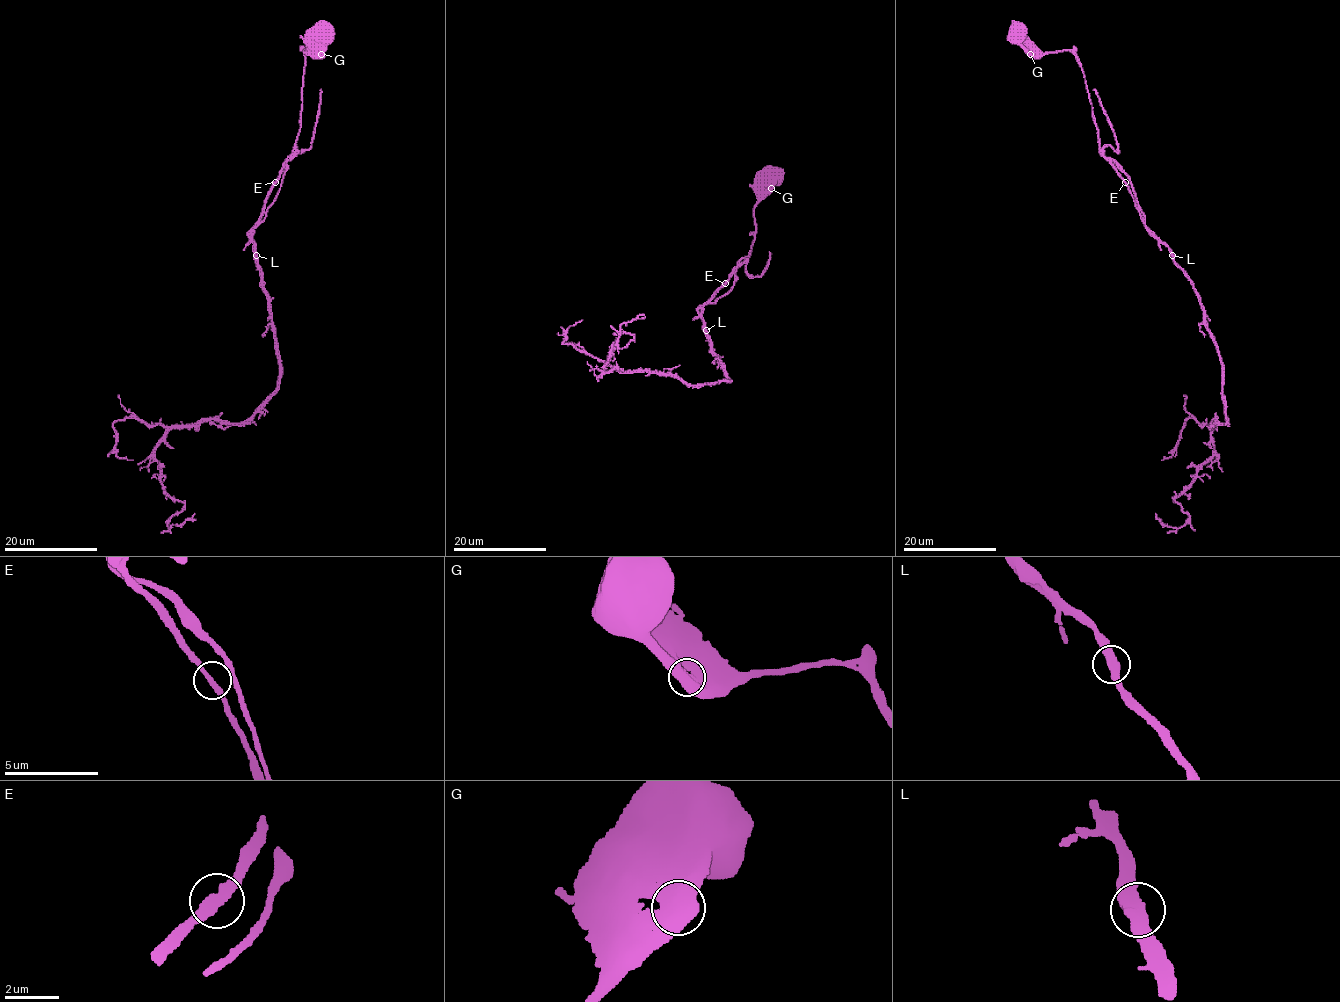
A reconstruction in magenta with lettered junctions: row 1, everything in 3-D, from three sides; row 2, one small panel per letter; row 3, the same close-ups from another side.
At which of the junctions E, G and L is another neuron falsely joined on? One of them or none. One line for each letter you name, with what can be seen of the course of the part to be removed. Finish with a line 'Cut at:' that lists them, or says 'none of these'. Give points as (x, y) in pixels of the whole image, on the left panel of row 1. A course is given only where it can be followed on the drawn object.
Cut at: none of these

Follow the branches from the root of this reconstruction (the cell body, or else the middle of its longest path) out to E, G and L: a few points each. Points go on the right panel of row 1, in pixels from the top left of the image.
E: (1016, 29), (1022, 33), (1021, 43), (1030, 53), (1070, 50), (1075, 56), (1092, 105), (1100, 152), (1125, 181)
G: (1016, 29), (1022, 33), (1021, 45), (1030, 54)
L: (1016, 29), (1030, 53), (1070, 50), (1075, 56), (1092, 105), (1100, 152), (1128, 187), (1141, 221), (1172, 256)

